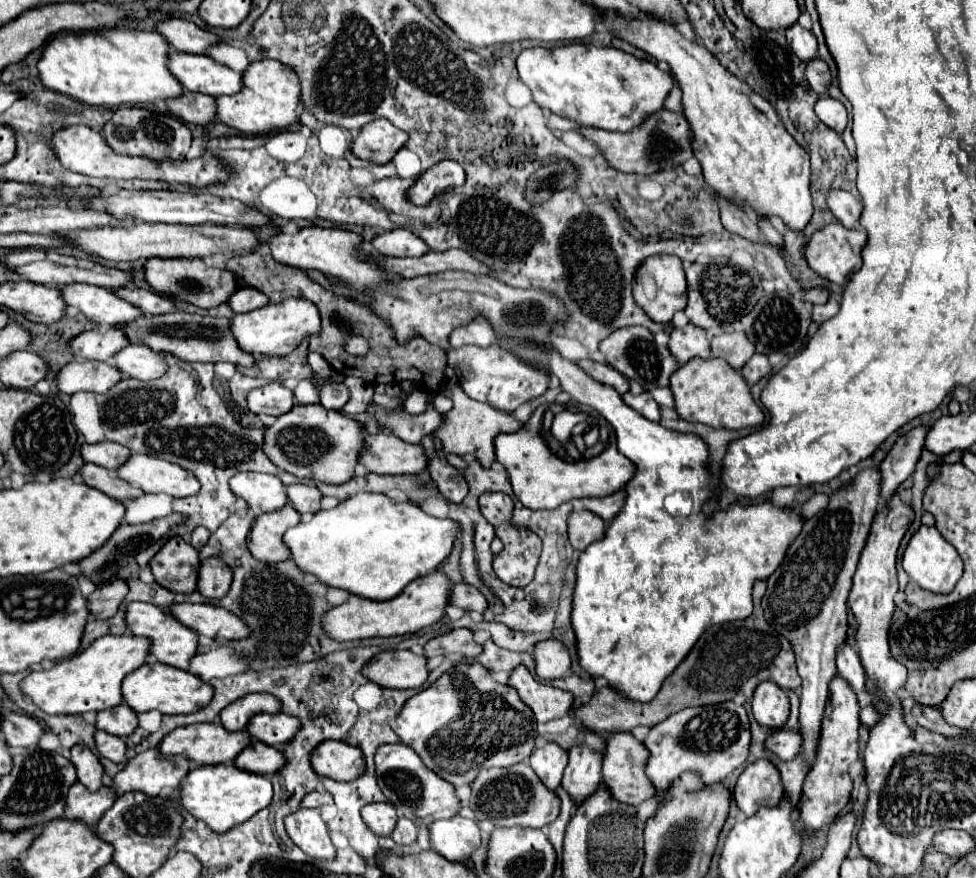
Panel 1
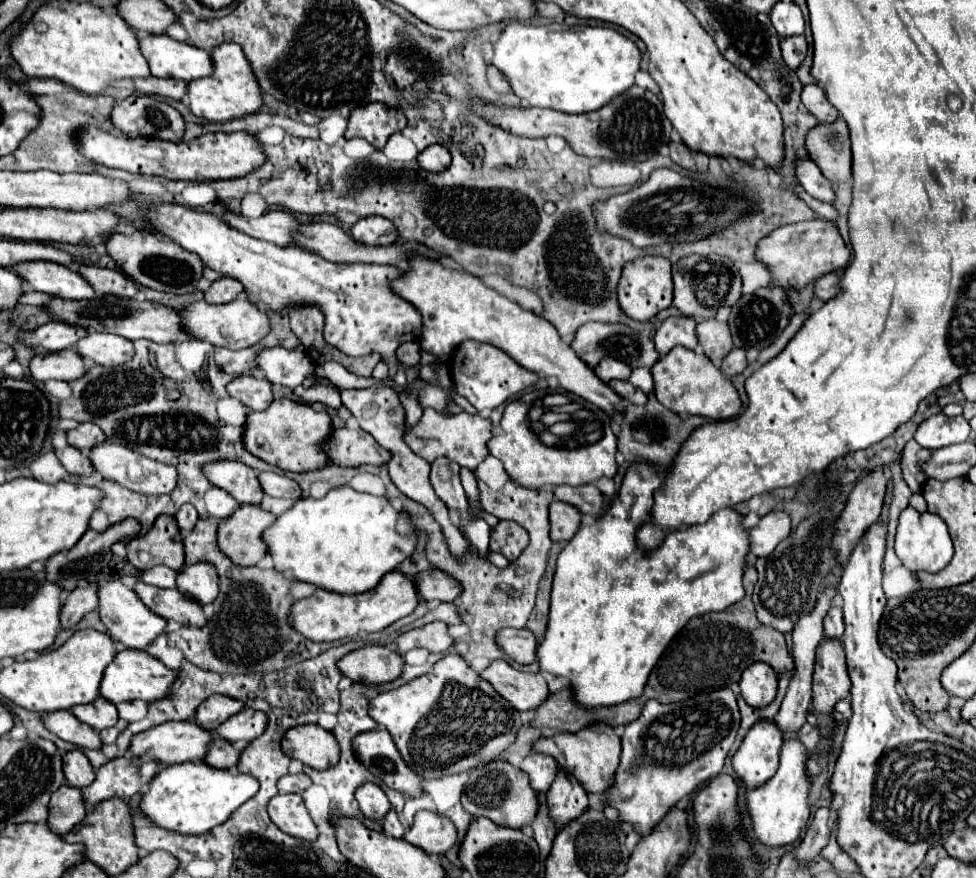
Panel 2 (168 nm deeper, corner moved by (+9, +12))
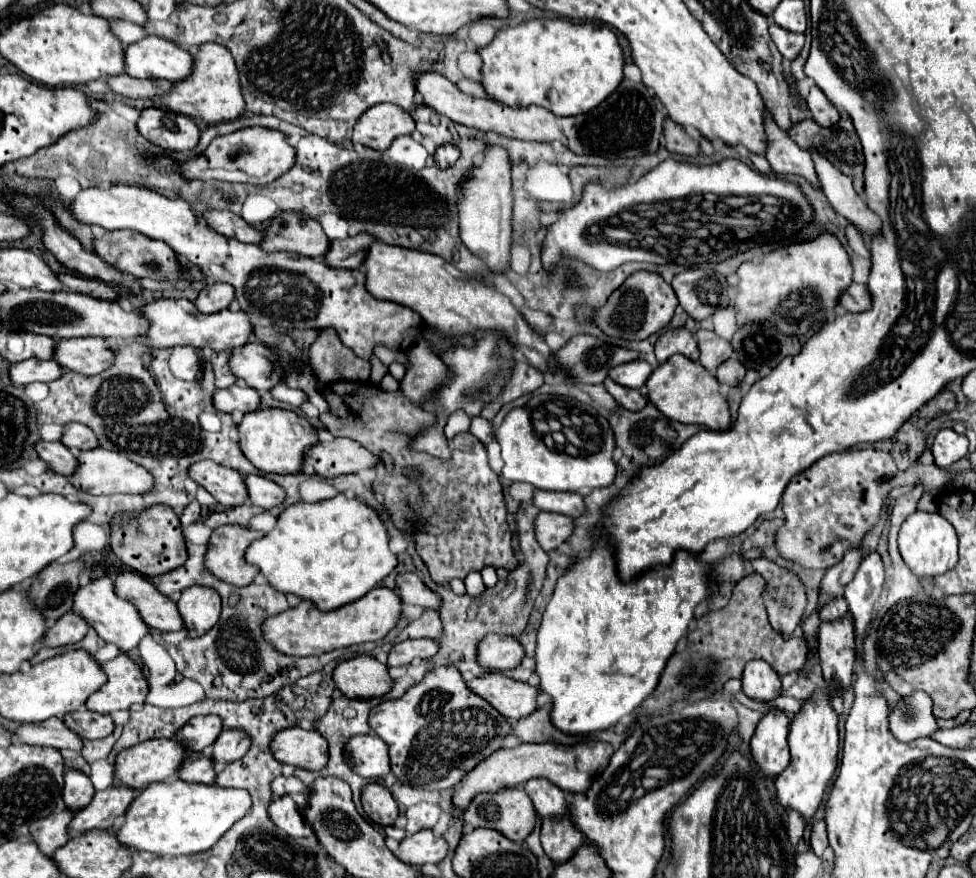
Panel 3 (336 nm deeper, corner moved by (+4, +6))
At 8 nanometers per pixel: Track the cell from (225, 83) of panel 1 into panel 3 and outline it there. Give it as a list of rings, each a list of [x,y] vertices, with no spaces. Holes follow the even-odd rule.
[[[147,36],[125,50],[127,74],[133,78],[165,78],[179,82],[191,76],[193,56],[161,36]]]

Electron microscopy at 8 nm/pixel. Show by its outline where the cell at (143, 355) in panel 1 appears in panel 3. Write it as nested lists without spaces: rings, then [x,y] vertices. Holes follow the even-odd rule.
[[[71,338],[59,340],[55,360],[67,370],[93,376],[111,368],[115,362],[115,352],[103,338]]]

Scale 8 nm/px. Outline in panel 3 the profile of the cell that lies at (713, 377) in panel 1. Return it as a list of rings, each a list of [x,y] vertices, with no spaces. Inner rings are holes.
[[[683,354],[671,356],[665,364],[661,364],[647,380],[649,400],[667,414],[667,418],[675,418],[681,424],[699,424],[709,430],[727,430],[731,426],[731,412],[727,398],[719,394],[719,382],[711,376],[699,362],[683,358]]]

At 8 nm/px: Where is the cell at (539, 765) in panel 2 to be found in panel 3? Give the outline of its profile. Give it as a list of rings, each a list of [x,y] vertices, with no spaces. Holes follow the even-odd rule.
[[[531,778],[523,784],[525,792],[533,800],[533,806],[541,818],[559,816],[565,812],[565,796],[559,786],[549,782],[547,778]]]

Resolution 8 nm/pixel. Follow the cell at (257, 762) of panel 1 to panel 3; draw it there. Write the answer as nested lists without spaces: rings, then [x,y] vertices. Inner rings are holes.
[[[187,752],[187,758],[181,766],[179,776],[187,778],[187,782],[203,782],[203,784],[215,784],[217,772],[215,772],[215,762],[211,756],[205,756],[203,752]]]

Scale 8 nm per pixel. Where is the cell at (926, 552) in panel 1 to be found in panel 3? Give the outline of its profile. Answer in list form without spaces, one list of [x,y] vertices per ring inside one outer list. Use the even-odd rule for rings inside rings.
[[[917,510],[903,522],[899,530],[899,552],[909,570],[919,578],[941,576],[953,570],[957,564],[957,534],[941,514],[929,514]]]

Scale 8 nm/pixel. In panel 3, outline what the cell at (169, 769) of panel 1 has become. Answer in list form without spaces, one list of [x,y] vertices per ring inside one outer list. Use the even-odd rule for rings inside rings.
[[[119,782],[109,788],[95,792],[89,806],[75,812],[71,822],[71,834],[83,834],[91,828],[111,828],[113,820],[123,814],[135,800],[135,788],[119,786]]]

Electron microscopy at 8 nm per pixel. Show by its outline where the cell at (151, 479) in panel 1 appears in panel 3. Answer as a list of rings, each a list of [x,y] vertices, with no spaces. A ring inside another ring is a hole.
[[[93,448],[87,452],[79,452],[77,460],[79,460],[79,468],[77,468],[77,474],[71,478],[71,482],[83,492],[89,492],[89,494],[147,494],[155,486],[155,478],[149,470],[143,470],[143,466],[131,462],[119,452],[109,452],[105,448]]]

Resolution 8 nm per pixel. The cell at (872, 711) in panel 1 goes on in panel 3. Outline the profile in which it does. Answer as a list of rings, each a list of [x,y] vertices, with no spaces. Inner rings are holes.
[[[781,694],[775,702],[769,702],[769,704],[771,704],[771,706],[779,706],[779,708],[789,710],[789,712],[799,712],[799,710],[803,710],[805,702],[807,702],[807,700],[801,700],[801,698],[793,698],[793,696]]]

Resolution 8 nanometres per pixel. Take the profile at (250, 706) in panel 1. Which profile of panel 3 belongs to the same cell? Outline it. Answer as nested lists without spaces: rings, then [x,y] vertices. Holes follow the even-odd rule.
[[[215,714],[195,716],[183,726],[183,730],[175,734],[175,738],[179,738],[183,746],[201,752],[205,746],[211,746],[217,740],[221,728],[223,728],[223,722]]]

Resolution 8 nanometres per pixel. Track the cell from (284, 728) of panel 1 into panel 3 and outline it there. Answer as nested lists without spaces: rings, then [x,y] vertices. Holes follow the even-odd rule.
[[[225,728],[213,744],[213,758],[219,766],[239,760],[251,748],[251,738],[245,730]]]

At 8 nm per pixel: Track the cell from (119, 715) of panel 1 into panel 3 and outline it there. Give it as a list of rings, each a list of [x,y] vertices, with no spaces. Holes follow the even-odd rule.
[[[75,710],[71,714],[63,716],[63,722],[75,730],[77,734],[81,734],[81,738],[85,740],[97,740],[97,738],[105,738],[113,732],[115,724],[113,718],[109,714],[99,714],[93,710]]]

